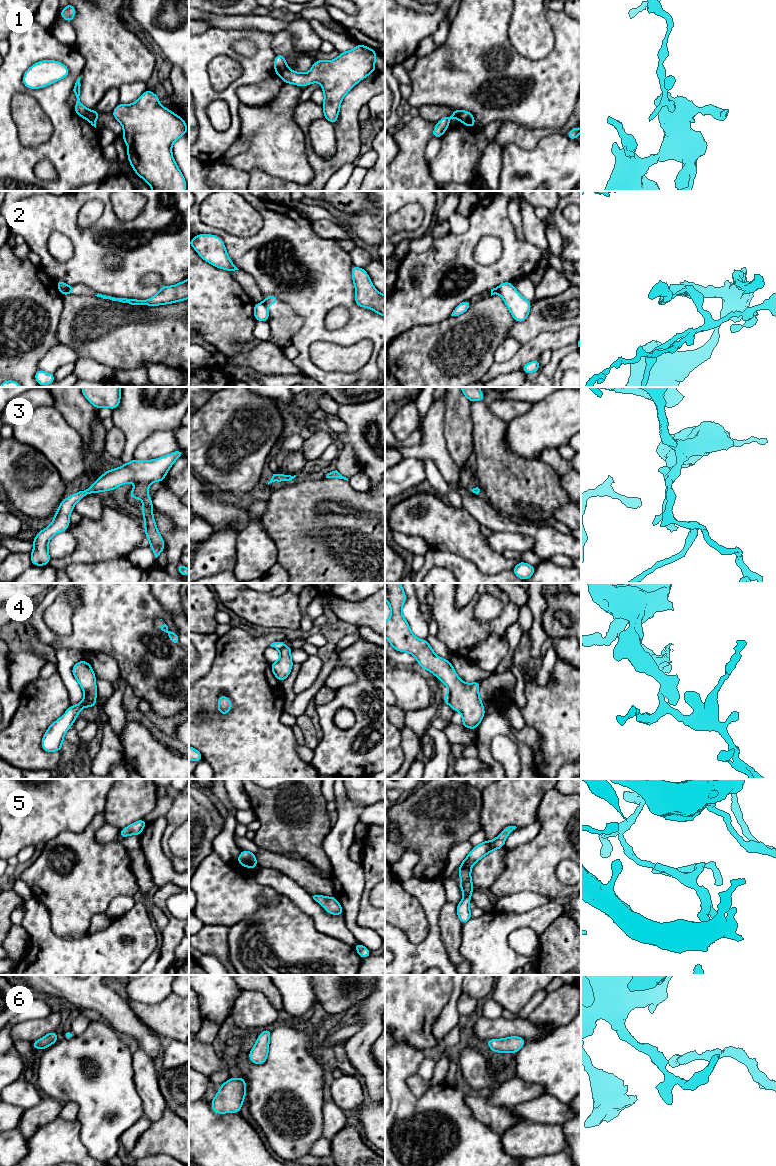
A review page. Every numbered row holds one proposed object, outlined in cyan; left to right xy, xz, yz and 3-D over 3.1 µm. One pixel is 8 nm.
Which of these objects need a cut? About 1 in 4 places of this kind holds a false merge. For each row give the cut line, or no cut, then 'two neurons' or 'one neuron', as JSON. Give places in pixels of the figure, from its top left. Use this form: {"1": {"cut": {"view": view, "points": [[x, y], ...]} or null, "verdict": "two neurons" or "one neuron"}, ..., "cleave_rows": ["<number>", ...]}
{"1": {"cut": {"view": "yz", "points": [[461, 111], [458, 119]]}, "verdict": "two neurons"}, "2": {"cut": {"view": "xz", "points": [[262, 302], [266, 306]]}, "verdict": "two neurons"}, "3": {"cut": null, "verdict": "one neuron"}, "4": {"cut": {"view": "xy", "points": [[85, 696], [84, 706]]}, "verdict": "two neurons"}, "5": {"cut": null, "verdict": "one neuron"}, "6": {"cut": null, "verdict": "one neuron"}, "cleave_rows": ["1", "2", "4"]}

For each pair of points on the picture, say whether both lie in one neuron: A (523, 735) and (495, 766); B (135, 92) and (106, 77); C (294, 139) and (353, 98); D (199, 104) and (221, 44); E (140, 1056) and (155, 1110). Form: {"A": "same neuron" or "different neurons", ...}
{"A": "different neurons", "B": "different neurons", "C": "different neurons", "D": "same neuron", "E": "same neuron"}

